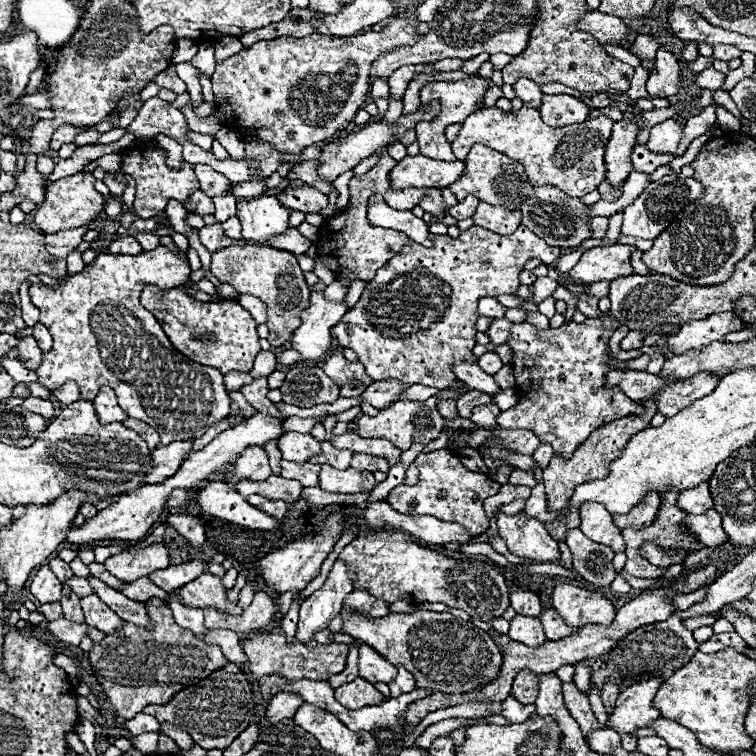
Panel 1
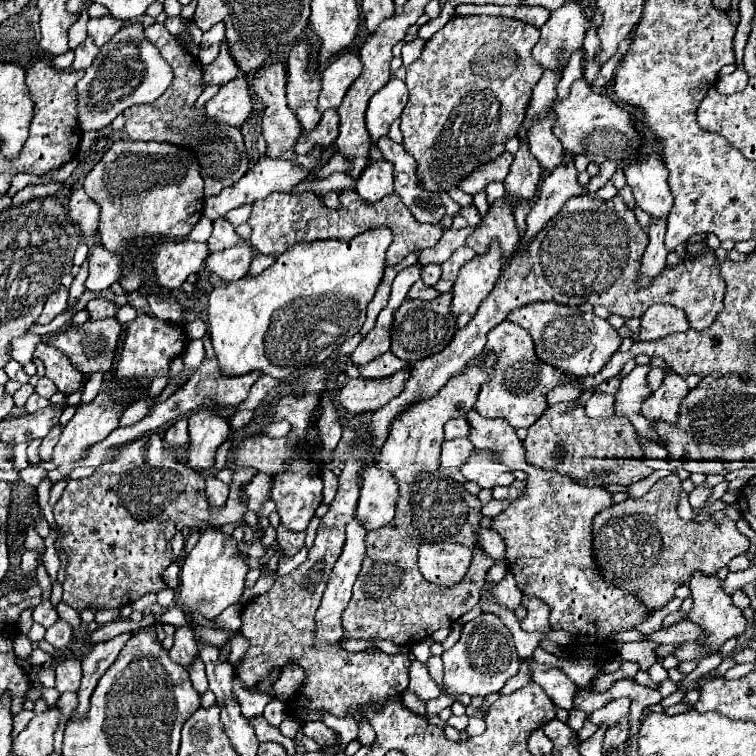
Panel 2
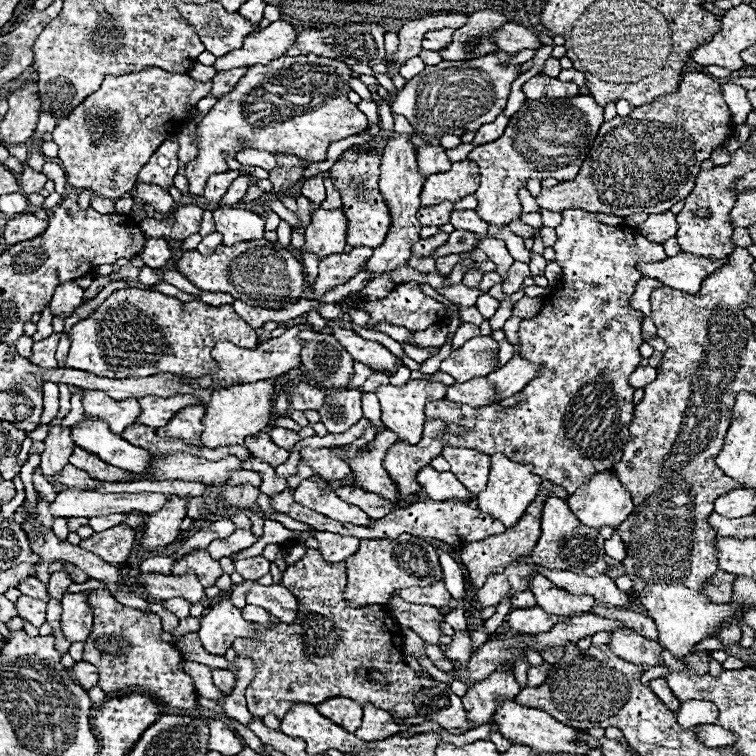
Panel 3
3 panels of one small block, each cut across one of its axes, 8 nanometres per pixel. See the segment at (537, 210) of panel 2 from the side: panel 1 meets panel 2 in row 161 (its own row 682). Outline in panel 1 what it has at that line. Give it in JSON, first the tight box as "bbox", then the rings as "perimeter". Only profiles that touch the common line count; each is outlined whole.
{"bbox":[562,682,602,740],"perimeter":[[[572,682],[562,684],[562,692],[564,692],[564,704],[570,710],[570,716],[580,724],[582,736],[588,740],[588,734],[592,734],[594,730],[602,728],[598,724],[598,720],[594,718],[594,712],[590,708],[588,696],[584,696],[582,692],[578,692],[578,688]]]}

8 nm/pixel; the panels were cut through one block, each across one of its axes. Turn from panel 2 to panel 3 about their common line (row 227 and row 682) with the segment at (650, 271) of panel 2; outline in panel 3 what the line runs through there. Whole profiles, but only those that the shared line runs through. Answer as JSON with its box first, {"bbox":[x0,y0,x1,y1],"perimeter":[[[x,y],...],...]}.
{"bbox":[648,678,680,712],"perimeter":[[[658,678],[658,680],[650,680],[648,682],[648,686],[652,688],[652,692],[668,706],[668,710],[672,710],[672,712],[678,712],[678,708],[680,708],[680,700],[676,700],[676,696],[672,696],[672,692],[670,692],[670,688],[668,688],[668,684],[666,684],[666,680],[664,678]]]}

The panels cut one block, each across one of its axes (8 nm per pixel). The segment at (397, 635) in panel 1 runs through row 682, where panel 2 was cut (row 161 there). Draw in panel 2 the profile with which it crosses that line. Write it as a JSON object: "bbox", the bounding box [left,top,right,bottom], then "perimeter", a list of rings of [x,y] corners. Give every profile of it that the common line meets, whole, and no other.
{"bbox":[400,16,542,192],"perimeter":[[[454,16],[442,30],[438,30],[424,46],[422,56],[412,62],[408,66],[408,74],[406,74],[406,88],[408,88],[408,104],[402,110],[400,116],[400,130],[404,134],[404,148],[410,152],[410,156],[414,156],[414,160],[418,162],[418,178],[424,184],[426,190],[430,192],[440,192],[440,190],[450,190],[450,186],[456,186],[462,178],[466,178],[472,170],[476,170],[478,166],[494,160],[496,156],[500,156],[504,152],[504,144],[514,138],[518,134],[518,128],[524,120],[524,110],[530,102],[530,92],[536,86],[536,82],[542,76],[542,68],[540,64],[536,64],[536,60],[532,60],[532,46],[538,42],[540,36],[540,28],[536,26],[528,26],[522,24],[518,20],[508,20],[508,18],[494,18],[494,16]]]}

